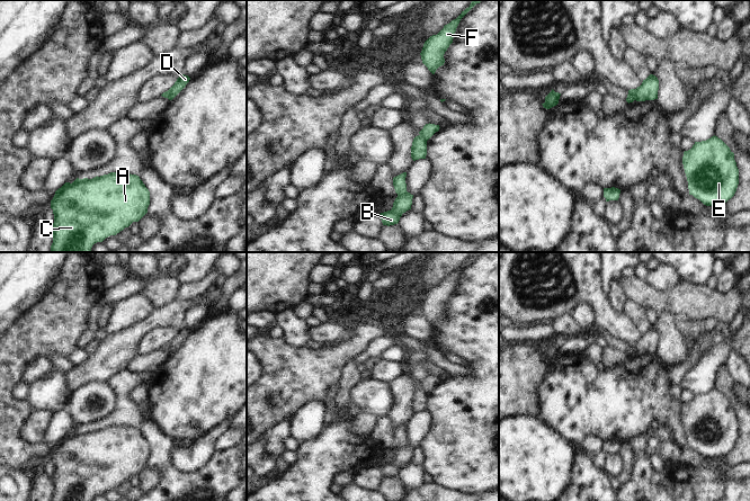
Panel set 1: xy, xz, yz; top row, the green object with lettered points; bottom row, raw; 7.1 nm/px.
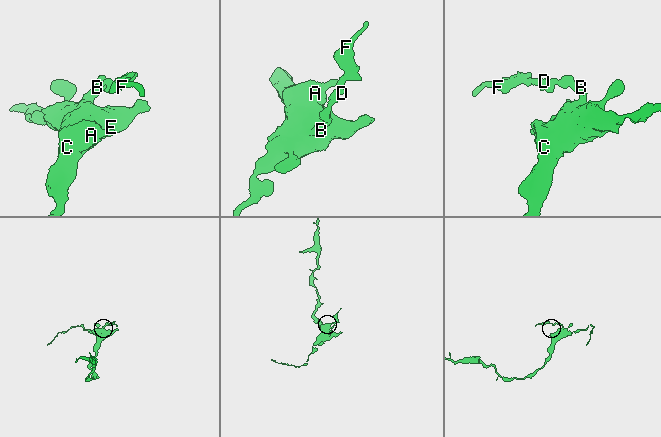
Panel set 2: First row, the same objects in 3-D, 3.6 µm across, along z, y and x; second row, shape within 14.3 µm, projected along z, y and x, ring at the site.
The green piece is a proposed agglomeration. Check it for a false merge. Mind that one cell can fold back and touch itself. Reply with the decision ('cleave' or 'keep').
cleave

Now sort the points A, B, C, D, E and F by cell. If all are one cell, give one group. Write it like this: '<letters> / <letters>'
A B C E / D F

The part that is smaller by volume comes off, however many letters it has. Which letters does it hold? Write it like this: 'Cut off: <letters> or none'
Cut off: D, F

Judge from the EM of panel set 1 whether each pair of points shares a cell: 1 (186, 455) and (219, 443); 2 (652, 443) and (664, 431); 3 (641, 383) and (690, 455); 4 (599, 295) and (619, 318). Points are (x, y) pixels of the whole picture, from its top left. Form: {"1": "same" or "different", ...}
{"1": "different", "2": "same", "3": "different", "4": "same"}

